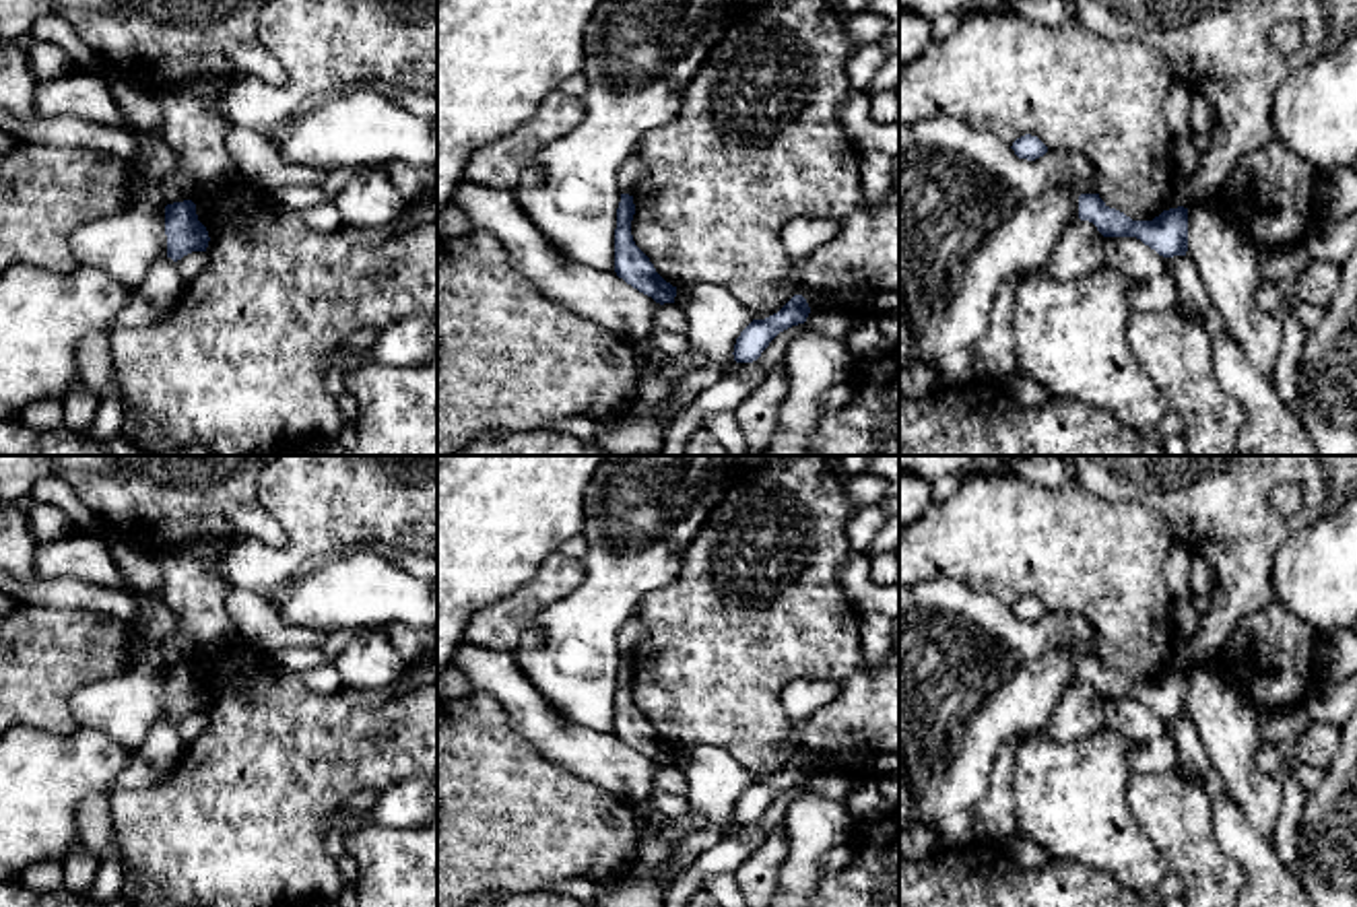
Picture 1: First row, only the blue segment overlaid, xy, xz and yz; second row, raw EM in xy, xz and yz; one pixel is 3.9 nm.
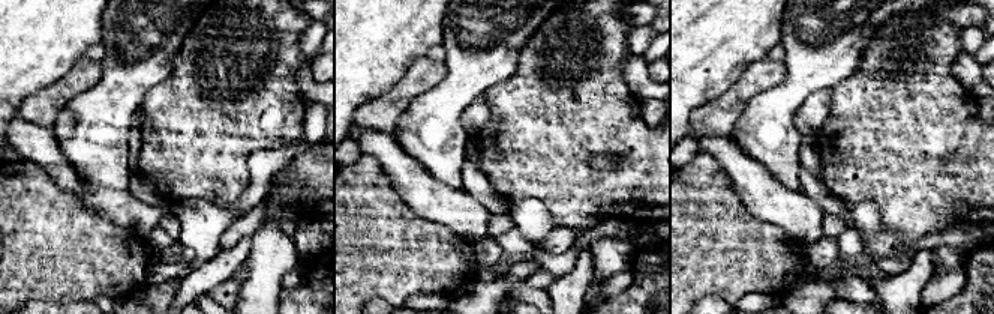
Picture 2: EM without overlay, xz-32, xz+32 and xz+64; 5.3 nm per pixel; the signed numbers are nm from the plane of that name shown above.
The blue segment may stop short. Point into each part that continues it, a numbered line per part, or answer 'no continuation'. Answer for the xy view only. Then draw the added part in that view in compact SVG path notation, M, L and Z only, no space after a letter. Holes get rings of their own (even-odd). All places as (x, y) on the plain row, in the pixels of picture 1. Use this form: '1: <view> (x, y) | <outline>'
no continuation

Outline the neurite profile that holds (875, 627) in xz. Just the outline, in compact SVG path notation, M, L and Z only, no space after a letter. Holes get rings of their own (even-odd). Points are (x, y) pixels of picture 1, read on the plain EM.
M876 612L860 614L860 631L864 635L866 658L870 664L885 660L891 651L893 618Z

